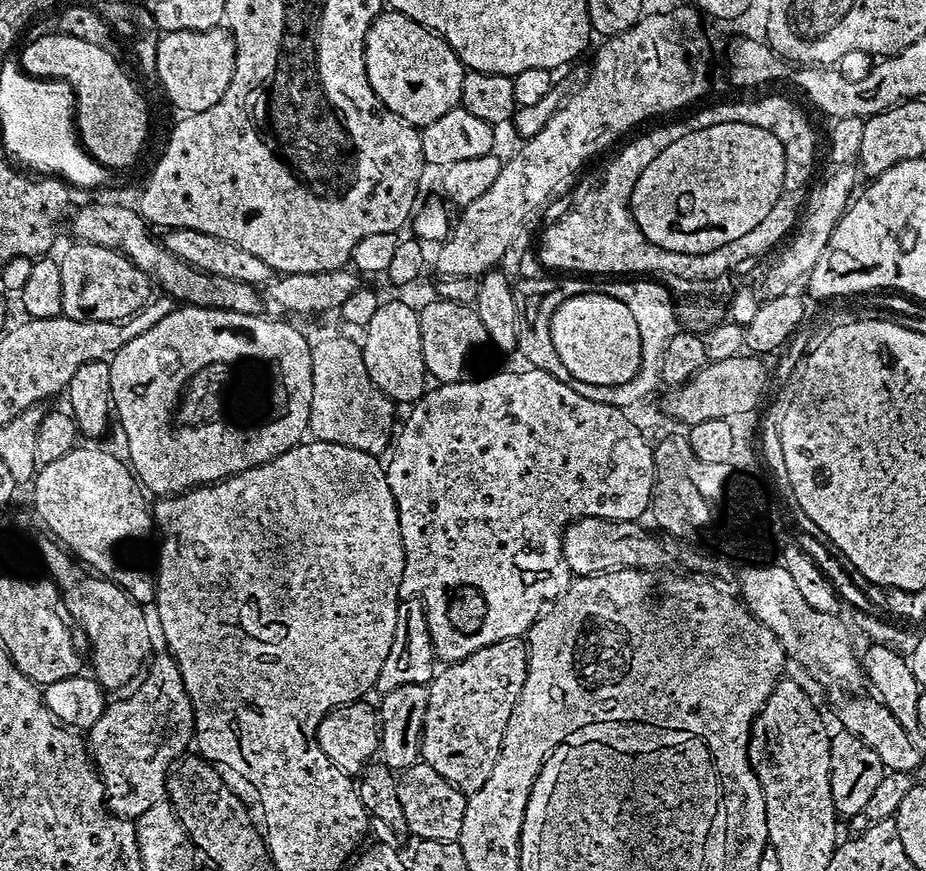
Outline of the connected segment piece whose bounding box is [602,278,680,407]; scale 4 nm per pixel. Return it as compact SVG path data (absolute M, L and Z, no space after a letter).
M618 278L616 282L603 284L602 290L607 296L618 299L633 315L638 323L639 338L642 342L642 354L640 355L639 374L633 378L630 386L622 386L617 389L616 398L619 407L624 404L645 401L663 385L665 370L665 350L670 338L680 330L676 320L675 299L669 294L668 287L661 281L654 282L652 278Z

